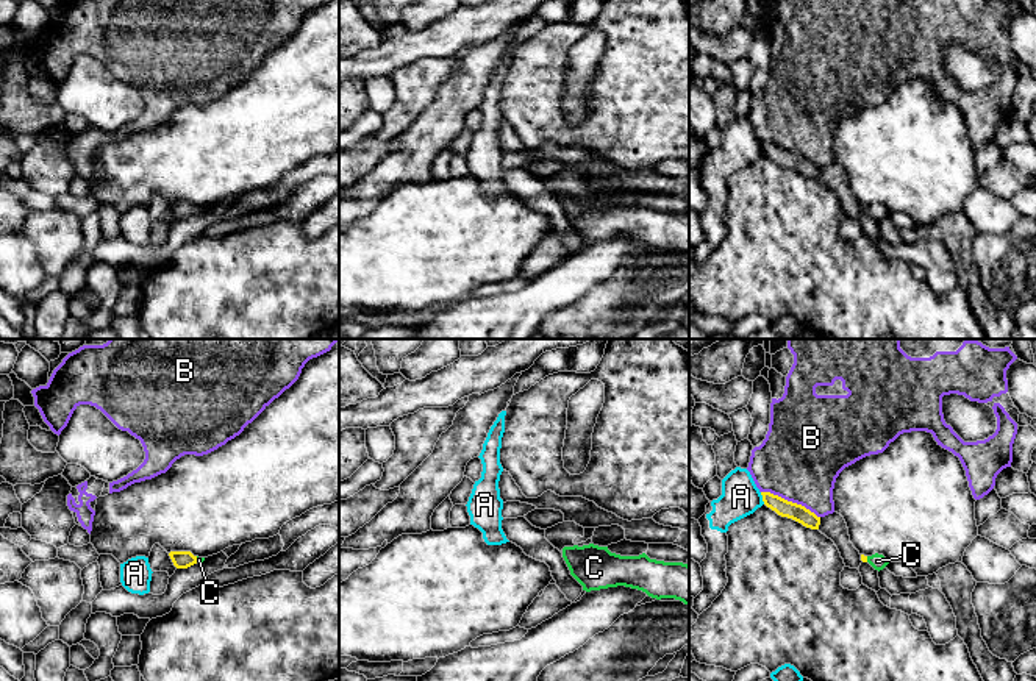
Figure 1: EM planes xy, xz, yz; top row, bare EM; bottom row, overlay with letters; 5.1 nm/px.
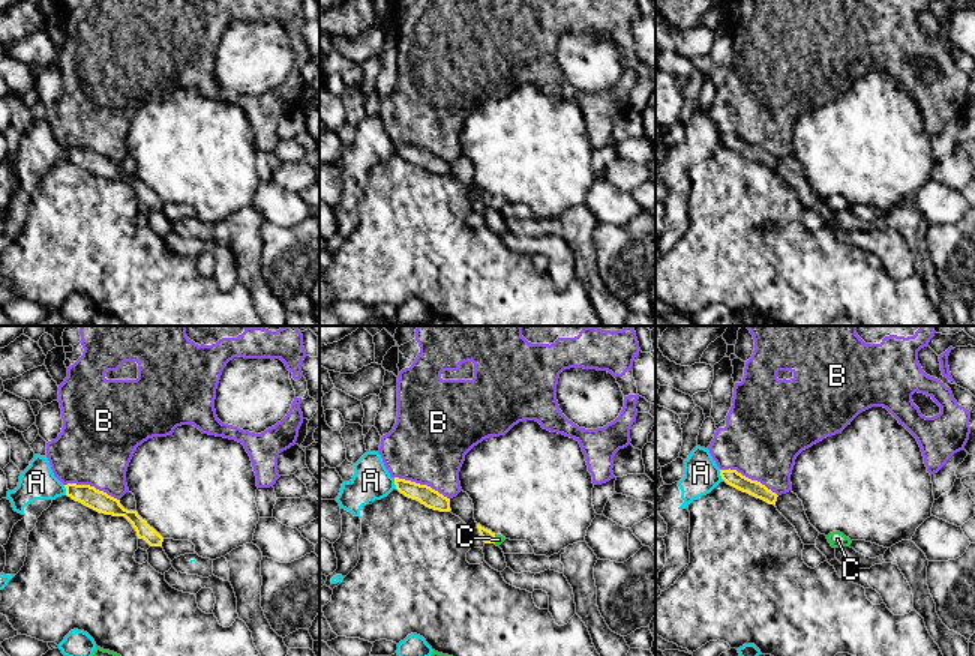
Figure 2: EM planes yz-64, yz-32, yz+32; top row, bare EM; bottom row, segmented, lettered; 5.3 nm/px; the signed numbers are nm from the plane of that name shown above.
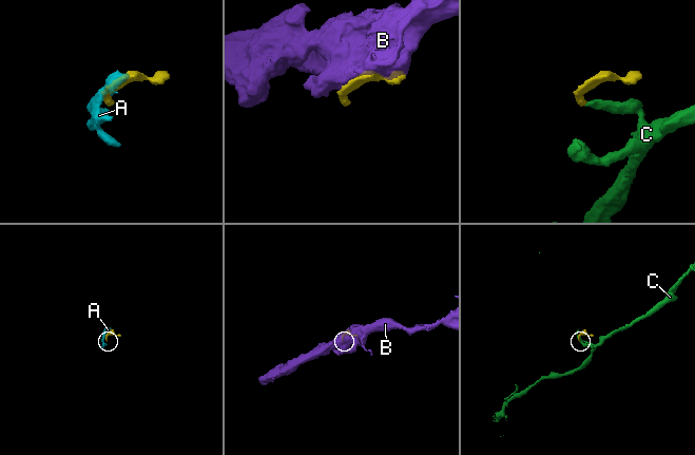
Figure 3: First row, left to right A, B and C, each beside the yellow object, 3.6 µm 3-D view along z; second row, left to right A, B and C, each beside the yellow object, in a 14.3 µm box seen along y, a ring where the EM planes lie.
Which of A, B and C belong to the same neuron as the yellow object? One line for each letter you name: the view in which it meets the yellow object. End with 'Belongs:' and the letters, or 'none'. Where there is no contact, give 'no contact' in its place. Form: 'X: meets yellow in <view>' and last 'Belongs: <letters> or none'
C: meets yellow in xy
Belongs: C

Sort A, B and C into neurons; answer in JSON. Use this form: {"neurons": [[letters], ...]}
{"neurons": [["A"], ["B"], ["C"]]}

